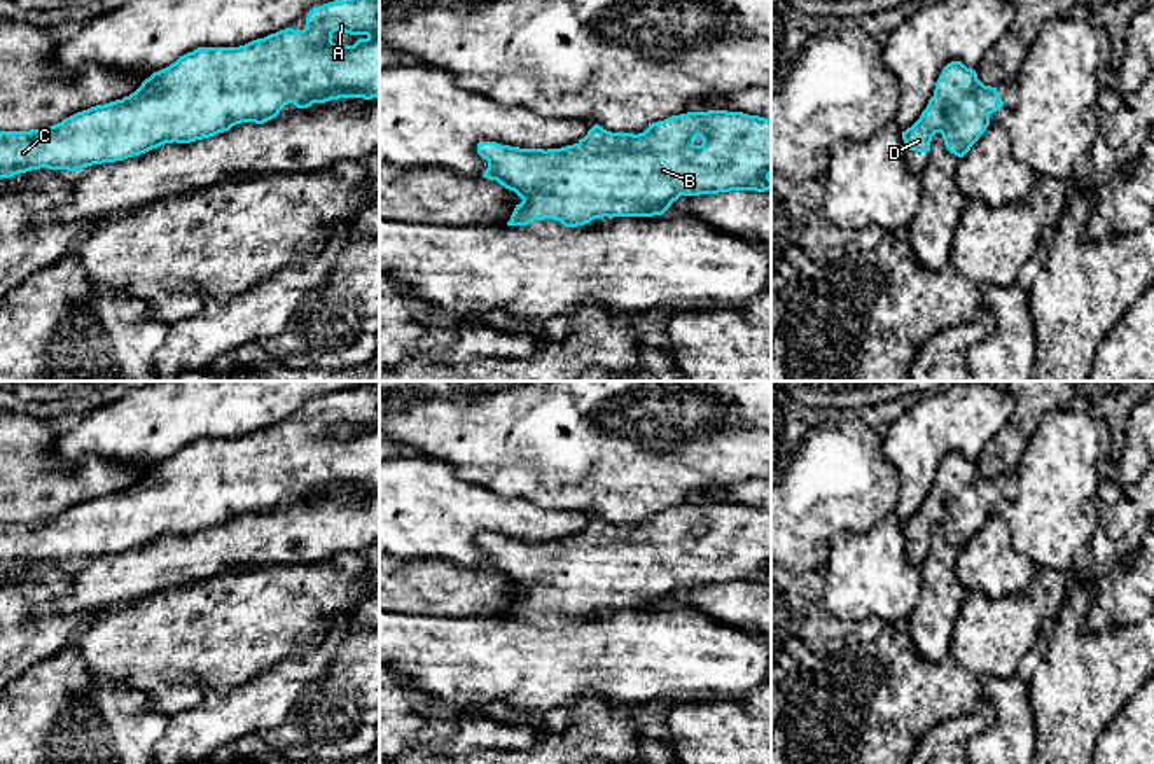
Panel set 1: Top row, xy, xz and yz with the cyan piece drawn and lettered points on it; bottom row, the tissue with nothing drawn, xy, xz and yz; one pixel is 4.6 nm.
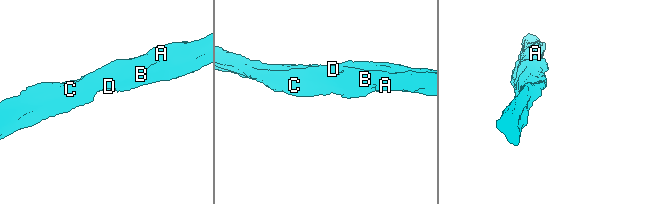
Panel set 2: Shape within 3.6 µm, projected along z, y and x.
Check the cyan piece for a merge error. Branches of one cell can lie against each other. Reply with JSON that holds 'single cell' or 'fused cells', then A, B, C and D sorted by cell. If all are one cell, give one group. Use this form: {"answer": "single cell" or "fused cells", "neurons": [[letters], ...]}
{"answer": "single cell", "neurons": [["A", "B", "C", "D"]]}

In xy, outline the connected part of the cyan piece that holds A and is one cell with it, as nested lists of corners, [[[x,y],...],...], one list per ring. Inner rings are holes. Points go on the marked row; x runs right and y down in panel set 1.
[[[334,0],[313,7],[304,30],[285,28],[240,47],[198,47],[154,72],[122,100],[77,112],[49,128],[0,131],[0,178],[40,168],[77,171],[124,161],[164,143],[210,138],[241,122],[264,124],[288,103],[308,108],[339,98],[378,96],[379,0]],[[337,30],[360,38],[353,45],[336,45],[332,33]]]

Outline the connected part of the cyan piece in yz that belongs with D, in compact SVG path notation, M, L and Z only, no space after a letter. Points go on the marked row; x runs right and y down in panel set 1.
M962 61L948 63L920 119L902 131L909 150L928 152L935 133L946 149L963 157L990 126L990 115L1004 107L997 87L984 86Z

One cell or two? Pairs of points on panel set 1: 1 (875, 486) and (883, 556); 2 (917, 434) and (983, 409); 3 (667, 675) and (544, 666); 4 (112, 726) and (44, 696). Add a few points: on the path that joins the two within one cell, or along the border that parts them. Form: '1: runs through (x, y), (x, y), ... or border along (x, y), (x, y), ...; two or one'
1: border along (890, 516), (862, 532), (840, 532); two
2: runs through (932, 429), (967, 415); one
3: runs through (637, 665), (574, 665); one
4: runs through (95, 726), (77, 728), (62, 712); one

